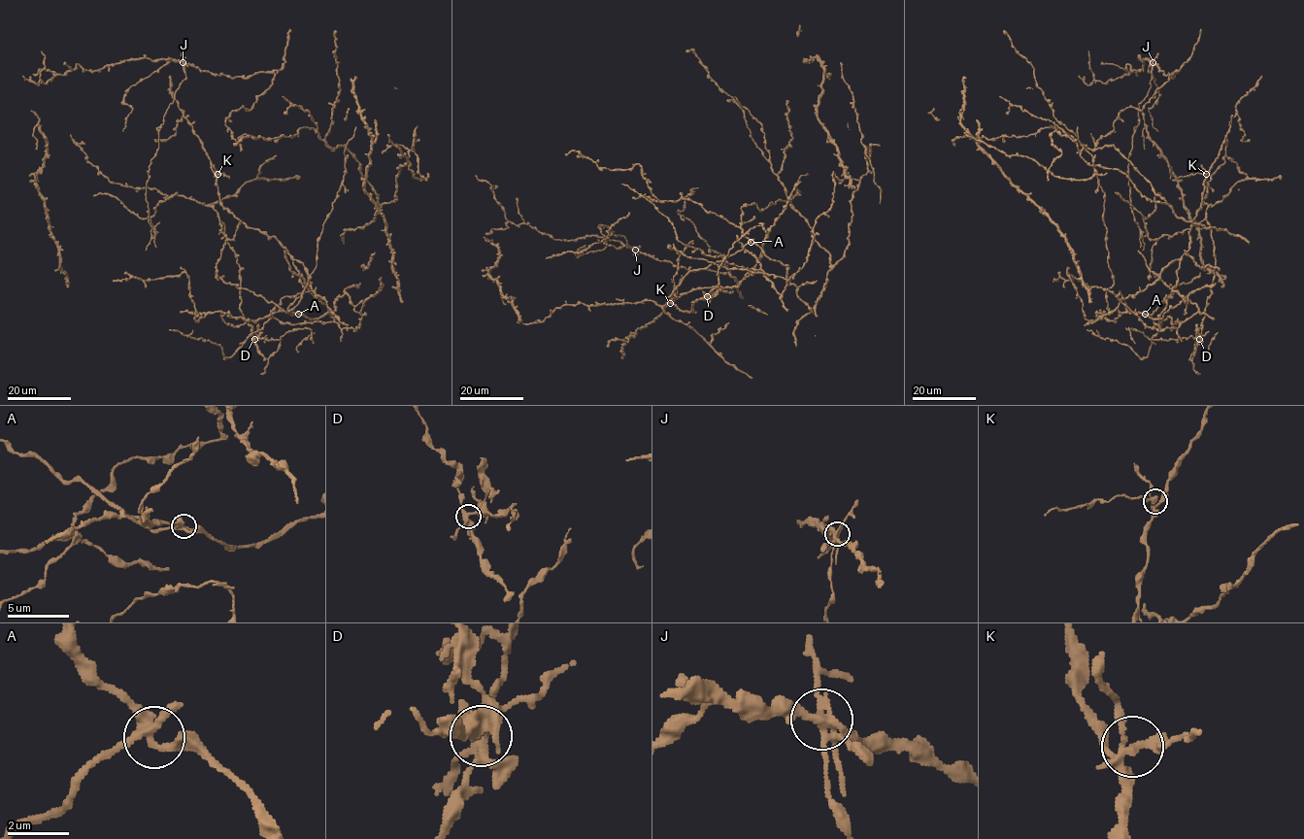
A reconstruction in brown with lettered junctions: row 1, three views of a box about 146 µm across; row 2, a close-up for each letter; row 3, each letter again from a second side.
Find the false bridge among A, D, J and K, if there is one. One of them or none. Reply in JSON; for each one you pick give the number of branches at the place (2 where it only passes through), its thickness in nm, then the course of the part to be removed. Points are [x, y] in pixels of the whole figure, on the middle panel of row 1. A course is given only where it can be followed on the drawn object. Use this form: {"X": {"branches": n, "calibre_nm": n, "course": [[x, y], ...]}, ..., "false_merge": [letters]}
{"J": {"branches": 6, "calibre_nm": 300, "course": [[635, 251], [622, 236], [602, 225], [597, 226], [607, 238], [604, 243], [546, 258]]}, "false_merge": ["J"]}

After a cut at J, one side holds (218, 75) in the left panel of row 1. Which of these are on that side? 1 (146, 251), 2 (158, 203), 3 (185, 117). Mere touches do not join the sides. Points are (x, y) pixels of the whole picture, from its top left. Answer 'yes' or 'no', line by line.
1: no
2: no
3: yes

